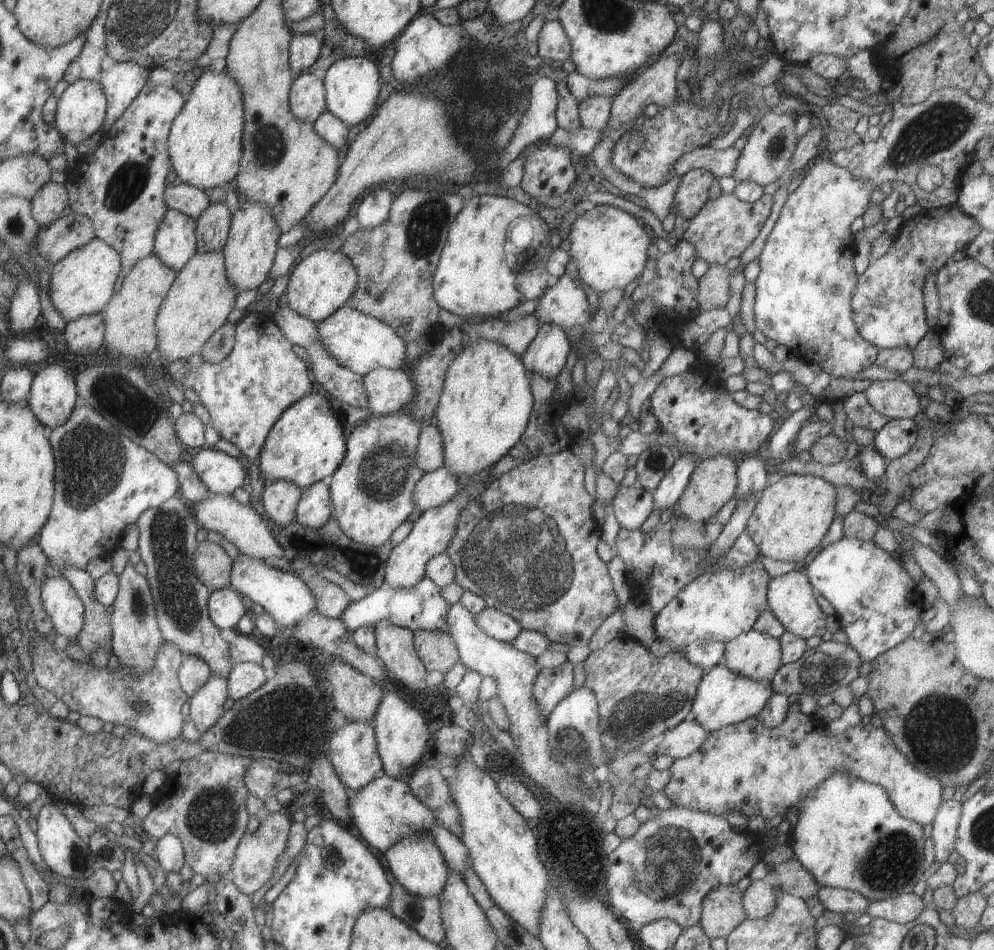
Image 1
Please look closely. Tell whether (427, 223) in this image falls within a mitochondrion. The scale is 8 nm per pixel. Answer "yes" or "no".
yes

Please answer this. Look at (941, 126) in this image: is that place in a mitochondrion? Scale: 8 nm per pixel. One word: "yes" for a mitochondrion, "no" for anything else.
yes

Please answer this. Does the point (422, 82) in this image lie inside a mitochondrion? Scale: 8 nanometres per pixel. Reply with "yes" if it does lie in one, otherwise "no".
no

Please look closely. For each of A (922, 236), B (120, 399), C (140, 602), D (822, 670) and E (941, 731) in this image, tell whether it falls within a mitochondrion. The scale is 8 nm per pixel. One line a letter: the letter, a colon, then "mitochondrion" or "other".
A: other
B: mitochondrion
C: mitochondrion
D: mitochondrion
E: mitochondrion

